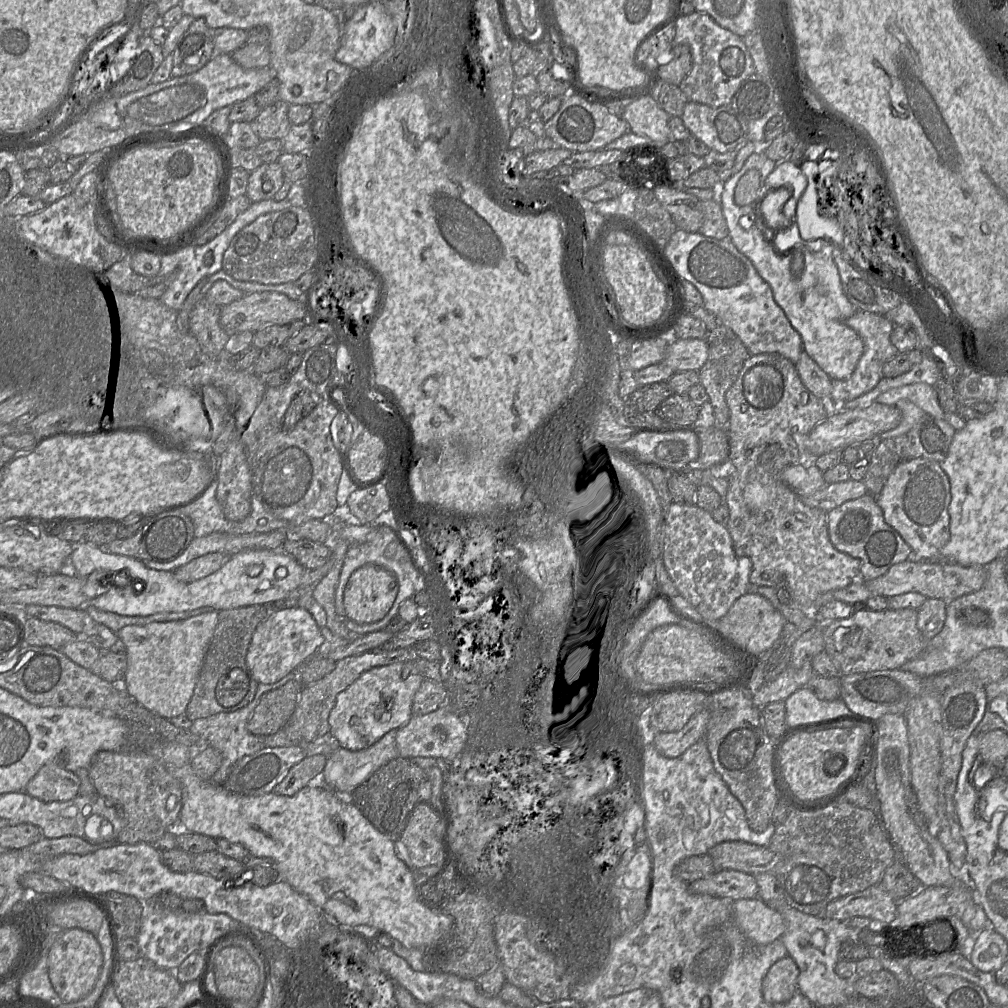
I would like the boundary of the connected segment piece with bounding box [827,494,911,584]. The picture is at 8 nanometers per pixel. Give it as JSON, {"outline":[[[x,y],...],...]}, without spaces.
{"outline":[[[864,497],[848,501],[827,513],[828,533],[833,546],[860,561],[859,579],[863,583],[885,575],[892,567],[907,563],[911,553],[899,535],[886,523],[876,498]]]}

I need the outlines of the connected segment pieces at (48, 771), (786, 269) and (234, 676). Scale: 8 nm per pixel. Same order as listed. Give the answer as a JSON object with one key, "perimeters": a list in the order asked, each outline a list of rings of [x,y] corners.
{"perimeters":[[[[56,762],[44,764],[24,788],[29,795],[42,801],[68,801],[78,794],[80,779]]],[[[757,151],[750,155],[743,167],[724,183],[724,189],[721,196],[721,207],[729,230],[729,240],[738,248],[741,253],[750,259],[759,275],[770,285],[776,303],[782,308],[792,327],[800,334],[803,344],[803,351],[806,352],[818,364],[818,366],[829,376],[832,381],[846,380],[853,374],[859,360],[864,353],[864,343],[862,339],[855,330],[846,324],[846,320],[856,312],[856,309],[849,302],[843,292],[841,278],[834,258],[835,247],[833,244],[826,246],[820,252],[811,252],[807,249],[796,249],[793,251],[793,253],[780,253],[772,246],[769,238],[767,237],[767,233],[765,233],[765,222],[763,215],[765,216],[766,220],[771,220],[771,216],[767,214],[767,211],[770,211],[771,209],[771,204],[769,205],[771,191],[767,188],[767,177],[776,166],[777,163],[769,159],[763,151]]],[[[256,604],[218,611],[217,624],[206,651],[193,695],[185,710],[192,722],[217,713],[233,712],[255,696],[259,683],[246,665],[246,654],[256,627],[269,615],[271,604]]]]}

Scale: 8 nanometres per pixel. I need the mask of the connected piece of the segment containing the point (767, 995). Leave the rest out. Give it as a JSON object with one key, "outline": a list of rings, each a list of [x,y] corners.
{"outline":[[[788,955],[775,962],[762,982],[762,996],[766,1003],[779,1005],[788,1002],[798,991],[799,970]]]}

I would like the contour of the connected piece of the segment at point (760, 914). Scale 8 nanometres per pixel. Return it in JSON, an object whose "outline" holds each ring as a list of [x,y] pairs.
{"outline":[[[758,897],[735,900],[733,920],[744,936],[757,945],[781,939],[785,932],[781,914]]]}

